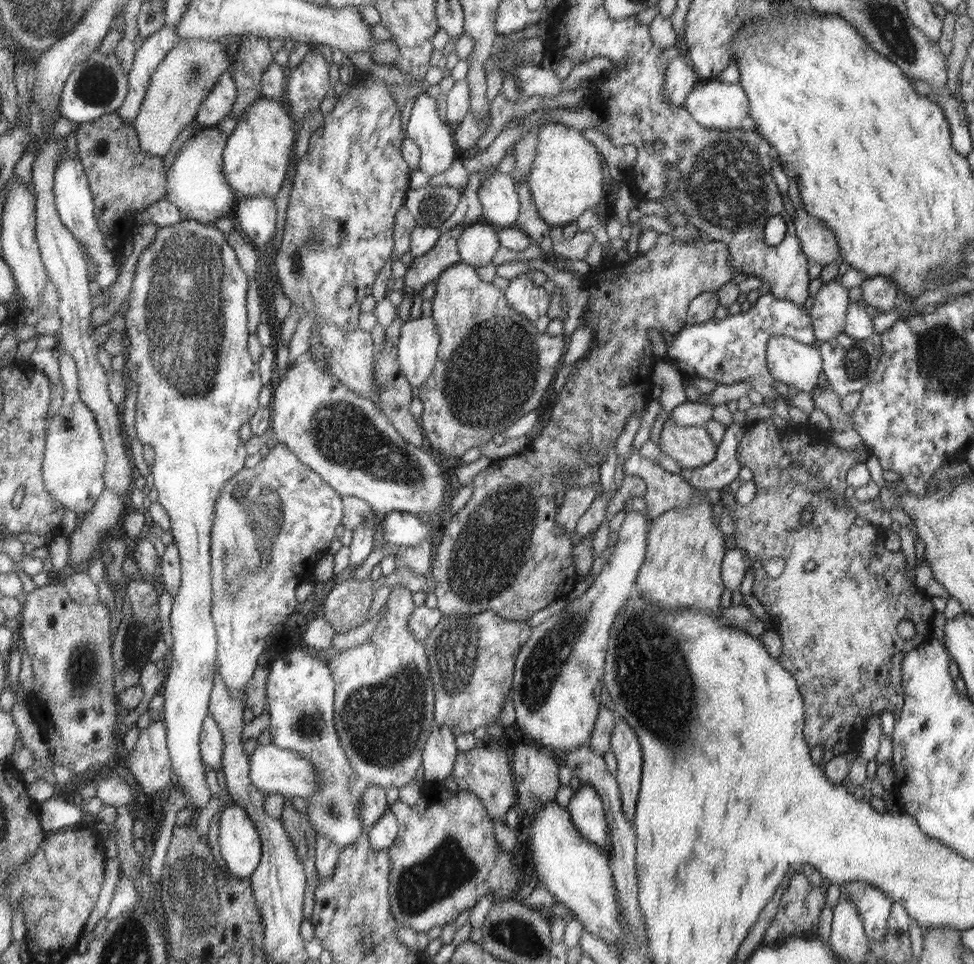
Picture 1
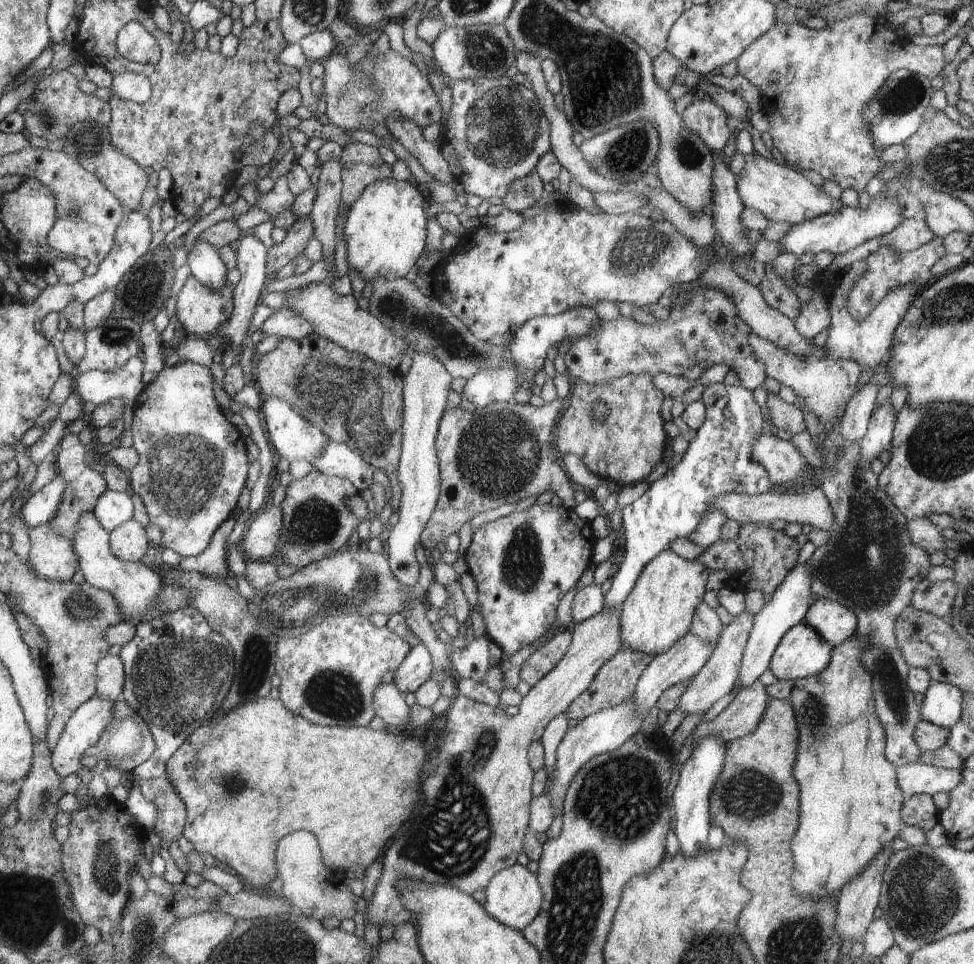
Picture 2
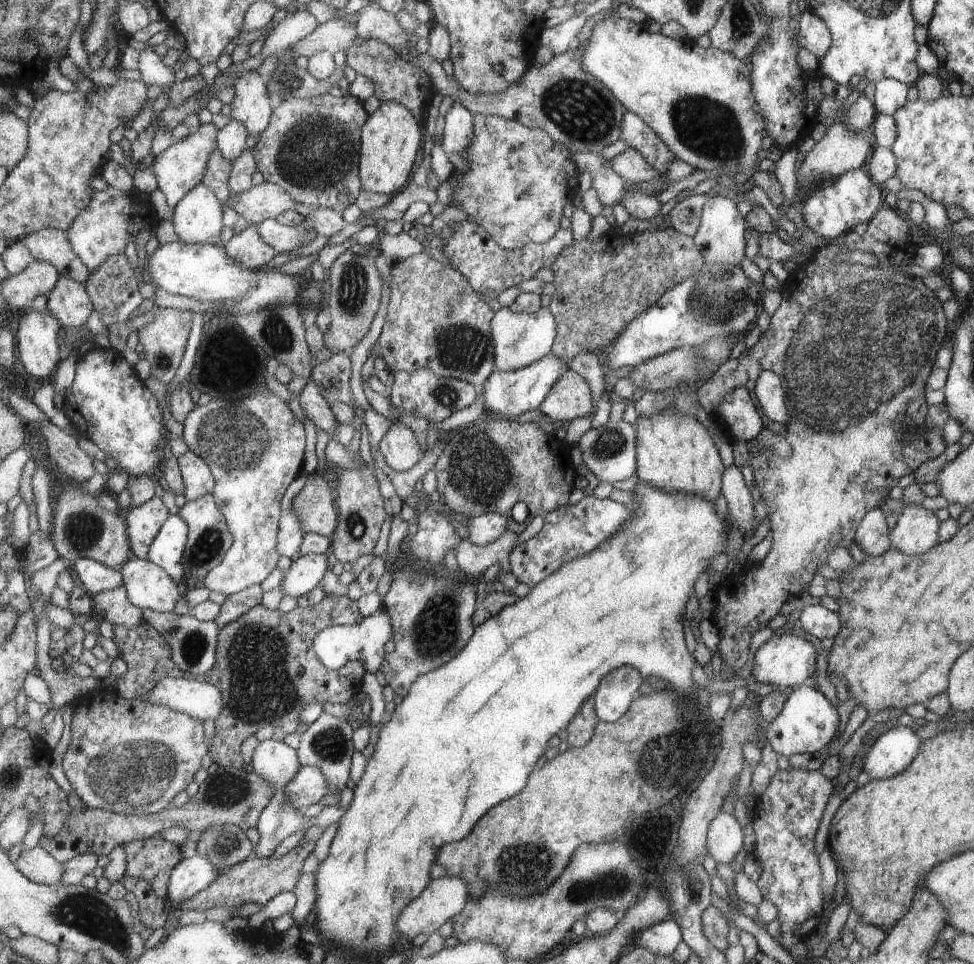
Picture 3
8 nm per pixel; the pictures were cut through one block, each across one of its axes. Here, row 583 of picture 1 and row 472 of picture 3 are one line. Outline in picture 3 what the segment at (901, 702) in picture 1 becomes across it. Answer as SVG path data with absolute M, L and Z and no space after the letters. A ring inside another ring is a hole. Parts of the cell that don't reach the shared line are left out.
M887 206L882 208L882 212L878 212L878 216L874 216L874 220L870 220L867 231L863 236L857 235L855 232L847 232L844 236L837 236L832 243L817 248L813 251L813 258L805 264L800 264L792 274L789 274L785 282L781 284L780 294L782 300L778 309L770 317L770 326L766 332L759 333L759 339L748 352L743 352L738 358L728 359L722 363L715 372L705 378L699 385L696 393L702 408L712 417L717 416L718 406L722 403L722 398L732 392L734 388L746 387L754 390L756 378L764 370L775 372L782 379L782 388L785 392L786 406L788 409L788 422L784 428L788 428L788 434L784 434L787 441L792 444L792 452L790 456L781 458L776 452L768 447L758 444L755 440L750 442L736 442L733 444L734 465L742 468L743 465L751 464L754 473L754 482L760 489L761 498L764 499L768 506L767 517L770 520L769 536L772 536L773 544L770 552L759 564L748 564L739 573L725 575L719 585L714 588L713 596L715 598L715 609L713 611L713 621L718 627L719 643L717 646L720 652L720 659L724 661L734 672L737 672L750 660L748 656L748 644L750 644L750 622L752 622L752 632L758 628L768 626L768 622L782 612L782 607L793 597L801 595L807 590L810 582L819 574L820 566L827 563L828 555L838 548L847 548L856 543L855 536L858 532L858 525L869 510L882 508L886 504L886 500L890 500L890 490L898 484L902 484L902 478L910 476L911 473L918 472L918 468L922 468L922 464L926 464L928 460L934 460L946 450L946 442L939 428L922 428L924 420L926 420L926 412L930 406L930 388L928 388L928 377L934 368L936 355L940 350L940 346L946 346L946 304L938 299L938 292L934 292L934 288L930 288L930 284L926 284L926 280L920 277L910 276L903 272L903 268L914 265L914 251L917 245L911 241L909 236L910 222L896 208ZM846 250L859 250L865 253L873 253L878 258L878 266L867 267L860 264L850 264L850 262L842 262L838 260L840 252ZM908 426L920 428L918 436L912 438L912 442L904 440L904 430L908 430Z

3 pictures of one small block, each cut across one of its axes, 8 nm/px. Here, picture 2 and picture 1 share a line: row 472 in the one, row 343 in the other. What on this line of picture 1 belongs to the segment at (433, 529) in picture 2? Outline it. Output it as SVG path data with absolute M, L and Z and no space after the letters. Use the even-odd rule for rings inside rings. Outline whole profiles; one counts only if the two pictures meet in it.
M460 261L450 266L435 283L431 318L440 341L436 365L419 387L418 396L424 408L420 425L426 444L452 463L466 450L480 447L480 444L491 440L492 434L502 432L518 418L540 406L540 400L546 394L564 354L564 337L536 332L534 322L522 317L509 305L505 291L494 284L482 282L468 263Z

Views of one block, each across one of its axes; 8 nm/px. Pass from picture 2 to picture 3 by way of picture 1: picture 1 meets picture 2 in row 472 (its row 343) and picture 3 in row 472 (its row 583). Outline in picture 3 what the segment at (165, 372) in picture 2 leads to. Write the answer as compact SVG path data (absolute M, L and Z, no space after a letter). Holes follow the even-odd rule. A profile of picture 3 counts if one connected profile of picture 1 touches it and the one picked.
M189 450L178 457L178 466L183 478L184 496L187 501L200 499L212 493L215 478L210 467L197 453Z

